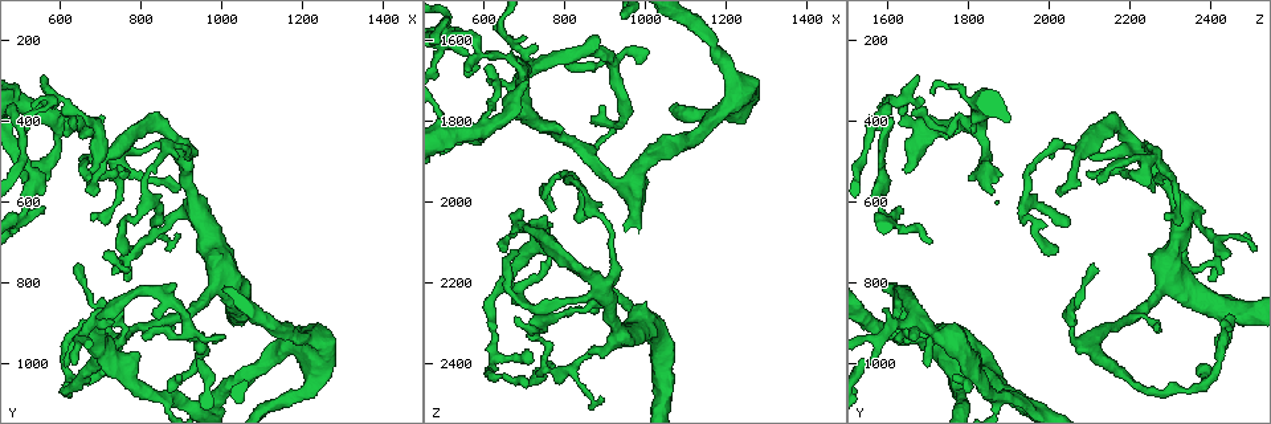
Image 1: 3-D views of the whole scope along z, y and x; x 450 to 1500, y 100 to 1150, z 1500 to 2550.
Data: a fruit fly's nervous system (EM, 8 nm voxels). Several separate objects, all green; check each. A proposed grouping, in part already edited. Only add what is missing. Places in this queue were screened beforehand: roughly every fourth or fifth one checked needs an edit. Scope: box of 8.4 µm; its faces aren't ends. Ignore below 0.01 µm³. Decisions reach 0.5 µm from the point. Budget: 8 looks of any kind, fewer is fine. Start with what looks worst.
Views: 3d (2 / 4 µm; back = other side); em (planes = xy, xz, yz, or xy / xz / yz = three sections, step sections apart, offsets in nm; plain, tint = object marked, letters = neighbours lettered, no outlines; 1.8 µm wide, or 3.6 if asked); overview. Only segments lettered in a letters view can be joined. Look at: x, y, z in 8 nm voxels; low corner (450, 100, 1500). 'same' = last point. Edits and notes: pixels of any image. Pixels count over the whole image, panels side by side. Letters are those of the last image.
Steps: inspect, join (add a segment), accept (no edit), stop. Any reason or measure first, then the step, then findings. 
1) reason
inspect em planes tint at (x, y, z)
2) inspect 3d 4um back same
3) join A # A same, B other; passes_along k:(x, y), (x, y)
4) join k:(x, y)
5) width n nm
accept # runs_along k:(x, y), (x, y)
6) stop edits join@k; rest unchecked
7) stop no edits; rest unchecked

sharp bend
inspect 3d 4um back at (595, 355, 1635)

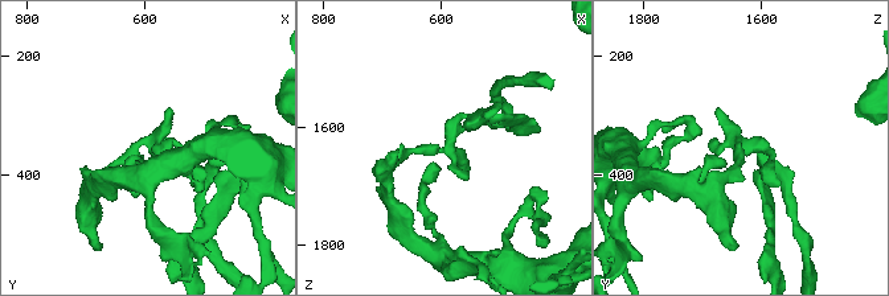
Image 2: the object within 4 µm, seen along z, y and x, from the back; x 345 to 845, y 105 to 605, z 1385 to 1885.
inspect em planes letters at (590, 355, 1635)

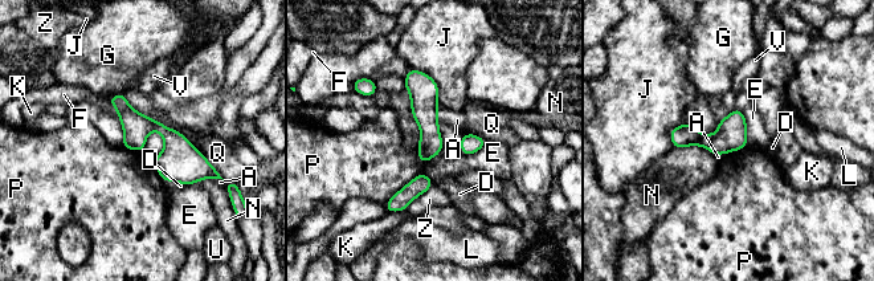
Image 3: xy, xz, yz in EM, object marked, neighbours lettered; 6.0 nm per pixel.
width 140 nm
accept # A other, D other, E other, F other, G other, J other, K other, L other, N other, P other, Q other, U other, V other, Z other; none of them fits

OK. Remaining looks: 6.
thin end
inspect em planes letters at (765, 790, 2390)

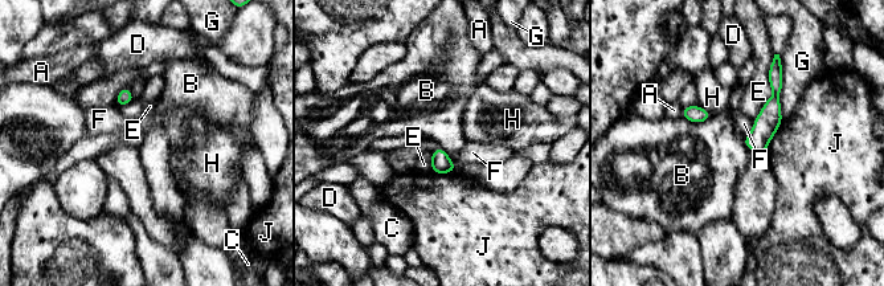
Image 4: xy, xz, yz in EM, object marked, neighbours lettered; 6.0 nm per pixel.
longest_contact G 360 nm
accept # A other, B other, C other, D other, E other, F other, G other, H other, J other; none of them fits

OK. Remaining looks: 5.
thin end
inspect em planes letters at (715, 1010, 2385)

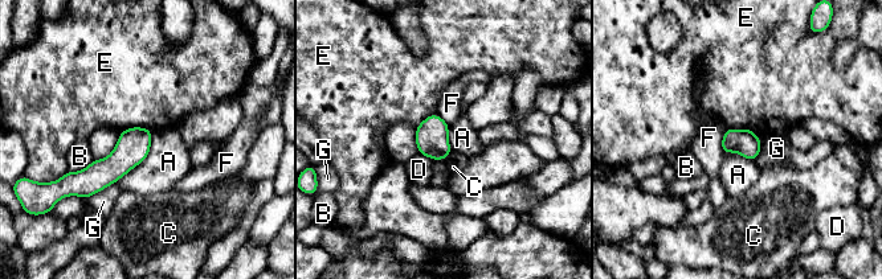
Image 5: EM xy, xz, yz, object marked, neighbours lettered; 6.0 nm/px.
accept # A other, B other, C other, D other, E other, F other, G other; runs_along 5:(148, 134), (114, 167), (80, 180); none of them fits

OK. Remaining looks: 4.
stop no edits; rest unchecked

